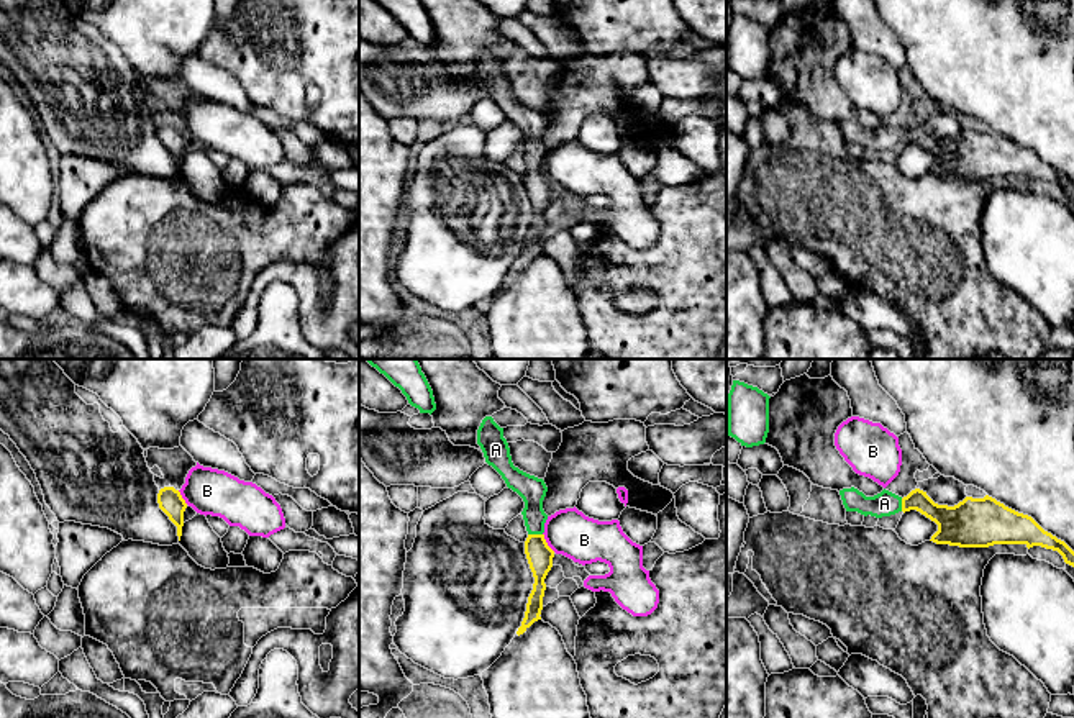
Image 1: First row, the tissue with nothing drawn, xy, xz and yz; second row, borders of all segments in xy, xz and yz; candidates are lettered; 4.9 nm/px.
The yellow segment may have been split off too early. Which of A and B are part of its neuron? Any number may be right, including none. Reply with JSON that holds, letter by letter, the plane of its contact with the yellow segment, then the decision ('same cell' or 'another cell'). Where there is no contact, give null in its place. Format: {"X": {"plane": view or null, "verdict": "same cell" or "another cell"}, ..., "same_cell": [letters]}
{"A": {"plane": "xz", "verdict": "same cell"}, "B": {"plane": "xz", "verdict": "another cell"}, "same_cell": ["A"]}

